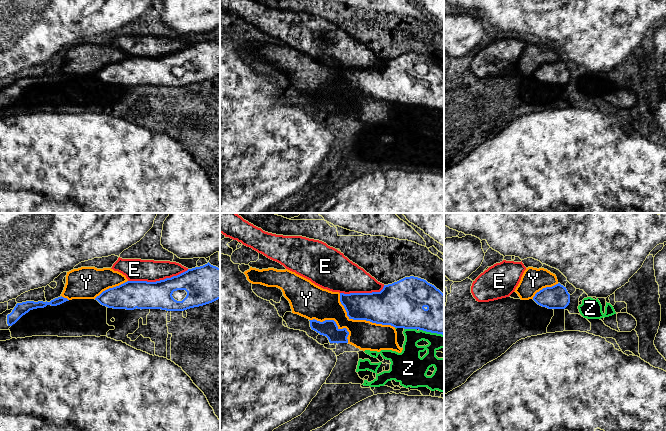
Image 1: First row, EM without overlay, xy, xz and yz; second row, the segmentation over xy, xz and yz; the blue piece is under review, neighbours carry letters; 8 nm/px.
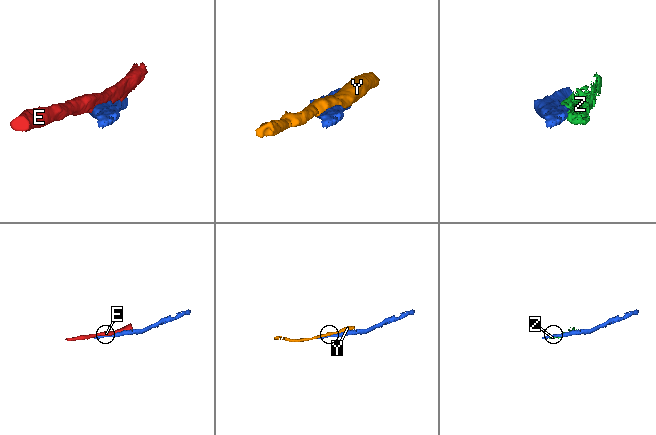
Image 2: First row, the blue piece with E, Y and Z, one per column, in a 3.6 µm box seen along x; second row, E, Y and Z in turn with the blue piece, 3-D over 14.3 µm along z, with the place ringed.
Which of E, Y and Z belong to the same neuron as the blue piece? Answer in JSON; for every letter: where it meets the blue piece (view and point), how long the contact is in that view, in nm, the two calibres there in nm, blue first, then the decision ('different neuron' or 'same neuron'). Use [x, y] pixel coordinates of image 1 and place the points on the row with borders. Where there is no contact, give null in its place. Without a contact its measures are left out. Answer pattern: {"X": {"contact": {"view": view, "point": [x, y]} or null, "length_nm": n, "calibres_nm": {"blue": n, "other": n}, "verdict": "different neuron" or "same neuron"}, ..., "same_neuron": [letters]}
{"E": {"contact": {"view": "xy", "point": [158, 281]}, "length_nm": 500, "calibres_nm": {"blue": 220, "other": 180}, "verdict": "different neuron"}, "Y": {"contact": {"view": "xz", "point": [360, 319]}, "length_nm": 550, "calibres_nm": {"blue": 280, "other": 240}, "verdict": "different neuron"}, "Z": {"contact": {"view": "xz", "point": [410, 328]}, "length_nm": 110, "calibres_nm": {"blue": 380, "other": 180}, "verdict": "different neuron"}, "same_neuron": []}

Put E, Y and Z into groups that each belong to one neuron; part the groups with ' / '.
E / Y / Z

